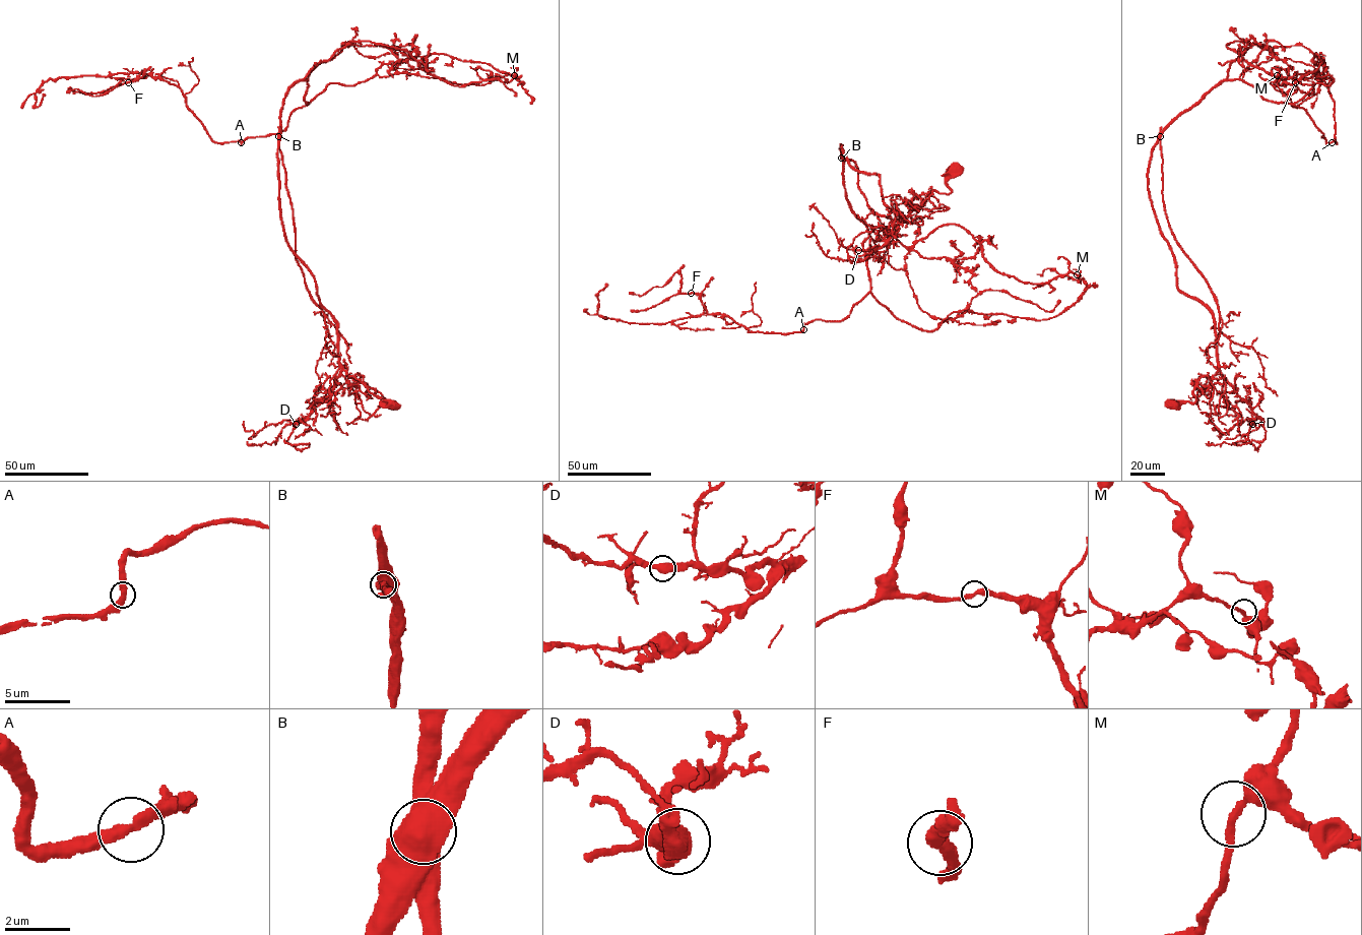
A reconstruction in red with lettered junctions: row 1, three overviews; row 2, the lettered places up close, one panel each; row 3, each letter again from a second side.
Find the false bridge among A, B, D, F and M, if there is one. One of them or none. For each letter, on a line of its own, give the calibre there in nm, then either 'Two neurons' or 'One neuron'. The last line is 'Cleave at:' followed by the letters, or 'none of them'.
A: Thickness 400 nm. One neuron
B: Thickness 800 nm. Two neurons
D: Thickness 650 nm. One neuron
F: Thickness 400 nm. One neuron
M: Thickness 280 nm. One neuron
Cleave at: B

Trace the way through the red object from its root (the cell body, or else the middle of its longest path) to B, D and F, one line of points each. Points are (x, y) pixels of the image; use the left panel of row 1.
B: (392, 404), (346, 374), (339, 361), (336, 320), (321, 306), (315, 277), (285, 238), (279, 204), (278, 136)
D: (392, 404), (385, 403), (389, 402), (377, 397), (342, 370), (330, 393), (307, 419), (296, 424)
F: (392, 404), (346, 374), (285, 238), (280, 112), (307, 79), (241, 143), (128, 82)

